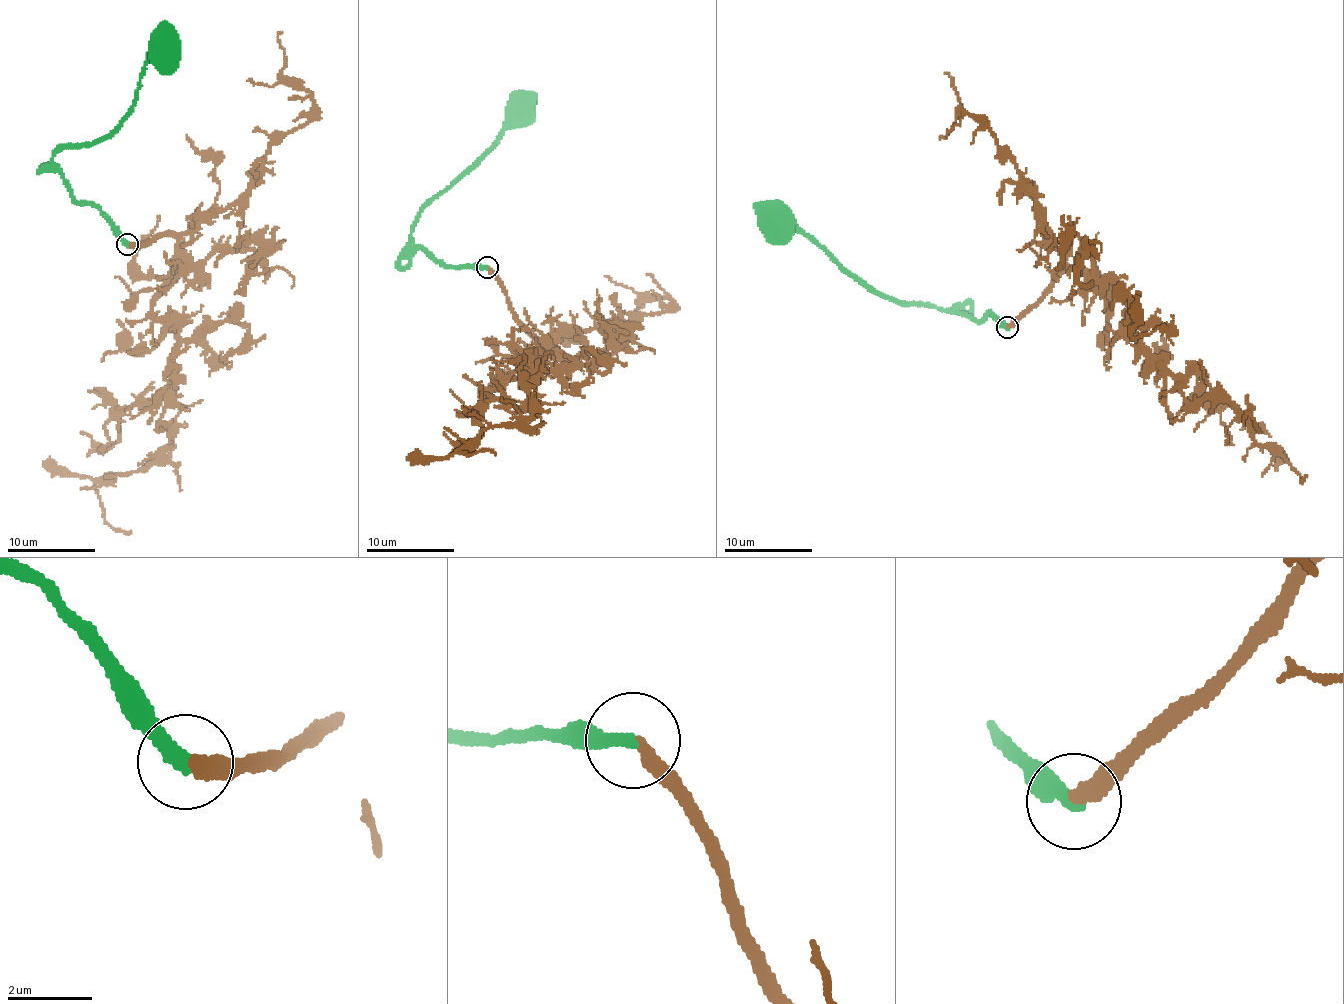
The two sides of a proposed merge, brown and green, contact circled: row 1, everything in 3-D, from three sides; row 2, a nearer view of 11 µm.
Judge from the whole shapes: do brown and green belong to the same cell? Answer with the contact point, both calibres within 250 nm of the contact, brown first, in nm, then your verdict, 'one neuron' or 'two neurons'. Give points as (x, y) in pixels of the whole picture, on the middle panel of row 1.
at (487, 267); 360 nm thick on the brown side, 360 nm on the other; one neuron

